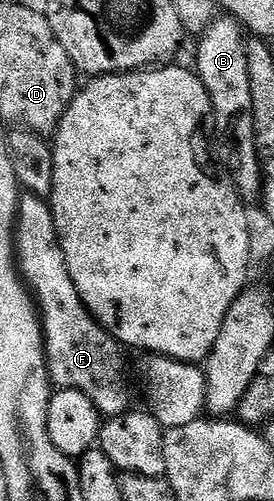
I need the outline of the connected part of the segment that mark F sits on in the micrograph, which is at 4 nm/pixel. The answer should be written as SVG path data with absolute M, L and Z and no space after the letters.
M24 196L20 200L20 213L16 224L16 256L20 272L37 306L42 311L44 323L44 347L48 353L48 374L53 383L62 390L77 390L91 400L96 409L104 416L127 414L128 403L128 362L124 359L125 347L105 326L103 326L84 306L78 288L74 288L74 280L70 276L70 268L66 264L66 256L62 252L60 237L54 224L51 205L45 199L35 196Z

